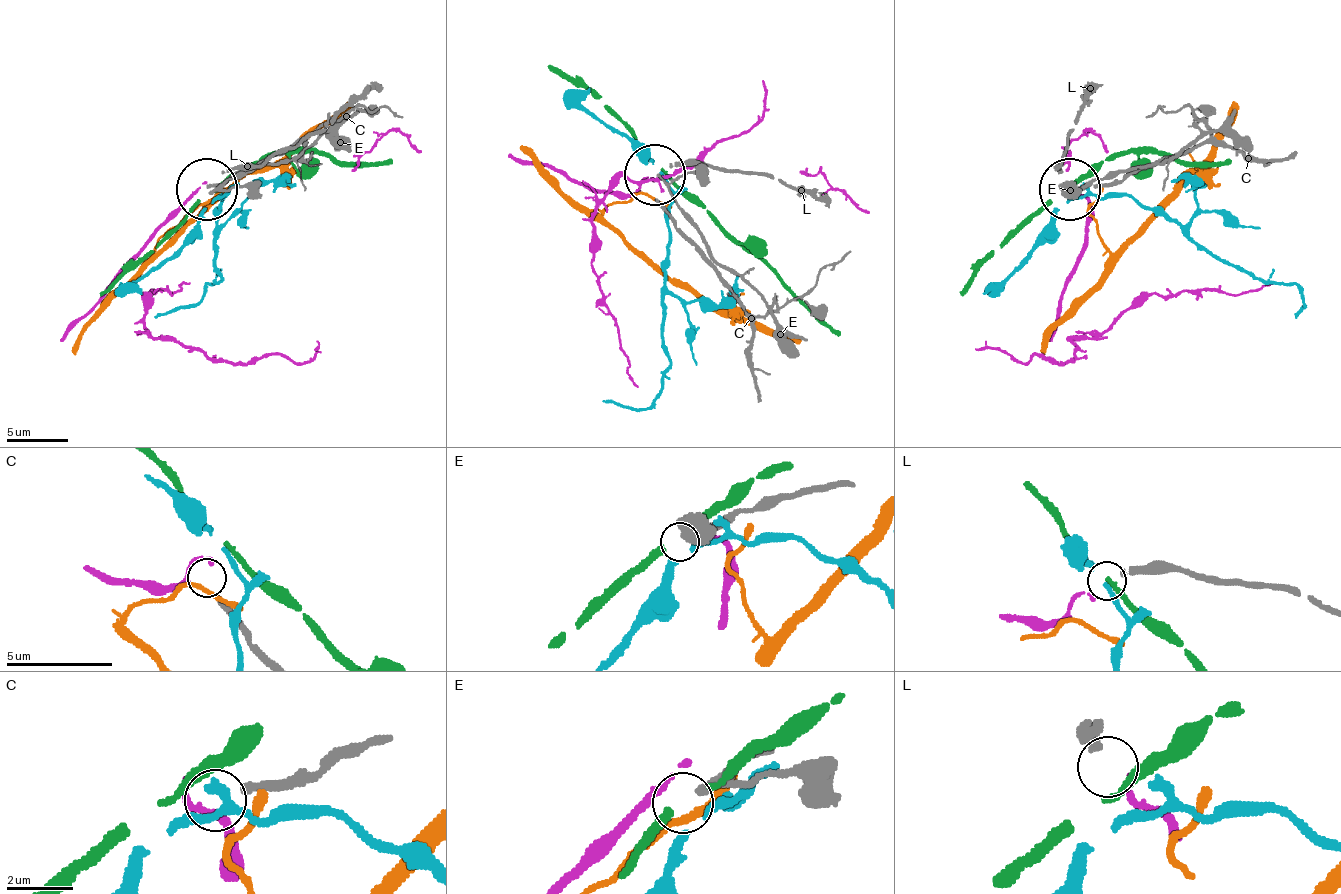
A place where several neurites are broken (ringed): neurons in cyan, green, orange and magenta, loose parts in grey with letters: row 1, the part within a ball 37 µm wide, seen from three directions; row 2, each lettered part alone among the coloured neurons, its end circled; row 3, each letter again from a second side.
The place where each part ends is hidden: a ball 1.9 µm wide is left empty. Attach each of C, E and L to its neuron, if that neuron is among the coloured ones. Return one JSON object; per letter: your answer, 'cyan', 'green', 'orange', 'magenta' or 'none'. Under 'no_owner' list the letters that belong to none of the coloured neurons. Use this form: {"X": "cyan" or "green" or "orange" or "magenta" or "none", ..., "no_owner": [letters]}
{"C": "none", "E": "none", "L": "magenta", "no_owner": ["C", "E"]}

